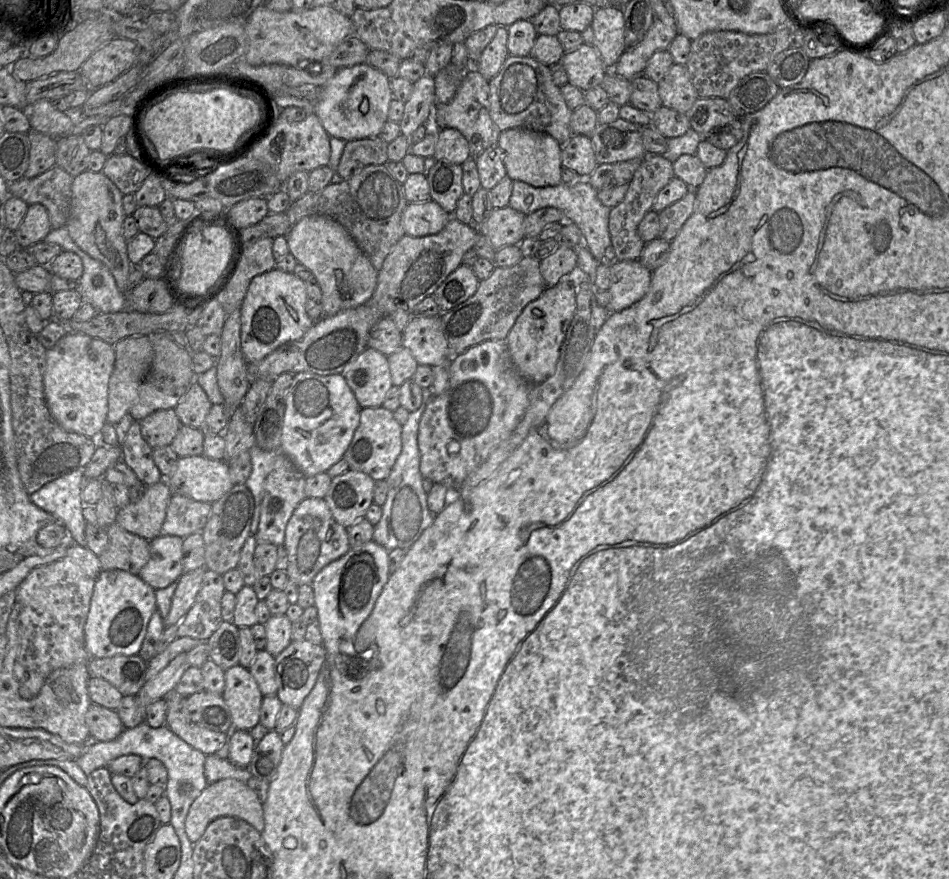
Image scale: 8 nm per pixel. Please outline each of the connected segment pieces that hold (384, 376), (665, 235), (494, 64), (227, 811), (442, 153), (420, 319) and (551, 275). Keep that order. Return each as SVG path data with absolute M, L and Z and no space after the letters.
M366 348L341 373L362 408L380 407L392 387L388 357Z
M690 190L683 198L659 212L659 237L671 242L695 209L695 190Z
M499 26L494 38L486 46L480 59L474 65L486 79L491 80L494 78L510 55L507 43L508 29L507 27Z
M228 778L208 784L191 804L185 820L185 831L190 842L197 843L213 820L225 816L242 819L260 833L264 830L263 803L257 794L246 783Z
M439 129L433 157L437 161L462 165L471 157L468 141L457 129Z
M440 315L412 316L403 331L402 346L410 351L419 365L434 367L444 359L450 358Z
M559 246L540 262L541 275L549 287L556 285L576 267L577 253L575 249L567 246Z

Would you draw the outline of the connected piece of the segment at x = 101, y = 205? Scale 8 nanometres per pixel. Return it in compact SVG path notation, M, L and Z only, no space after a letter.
M85 170L73 177L70 214L66 228L74 243L90 257L102 262L113 275L117 287L127 293L127 279L133 268L123 236L125 212L122 192L102 172Z

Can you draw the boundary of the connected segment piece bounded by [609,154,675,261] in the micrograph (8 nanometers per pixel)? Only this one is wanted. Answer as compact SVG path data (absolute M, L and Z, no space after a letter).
M646 154L635 171L624 199L609 214L609 233L614 247L616 261L639 260L646 243L638 233L638 226L644 216L652 209L653 203L662 188L674 178L673 163L662 155Z

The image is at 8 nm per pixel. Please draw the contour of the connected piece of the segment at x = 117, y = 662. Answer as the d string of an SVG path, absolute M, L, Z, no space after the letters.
M117 655L90 658L87 668L91 678L106 680L123 696L136 696L147 682L147 663L138 655Z

